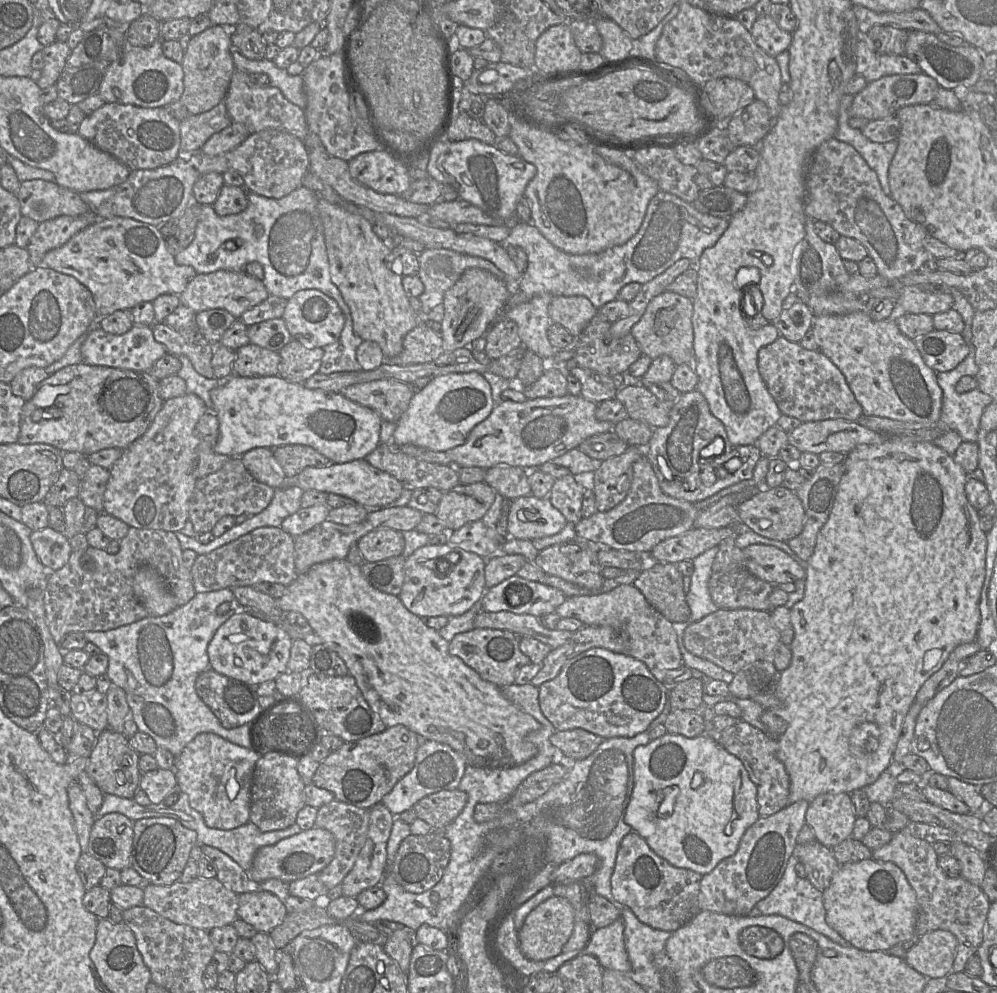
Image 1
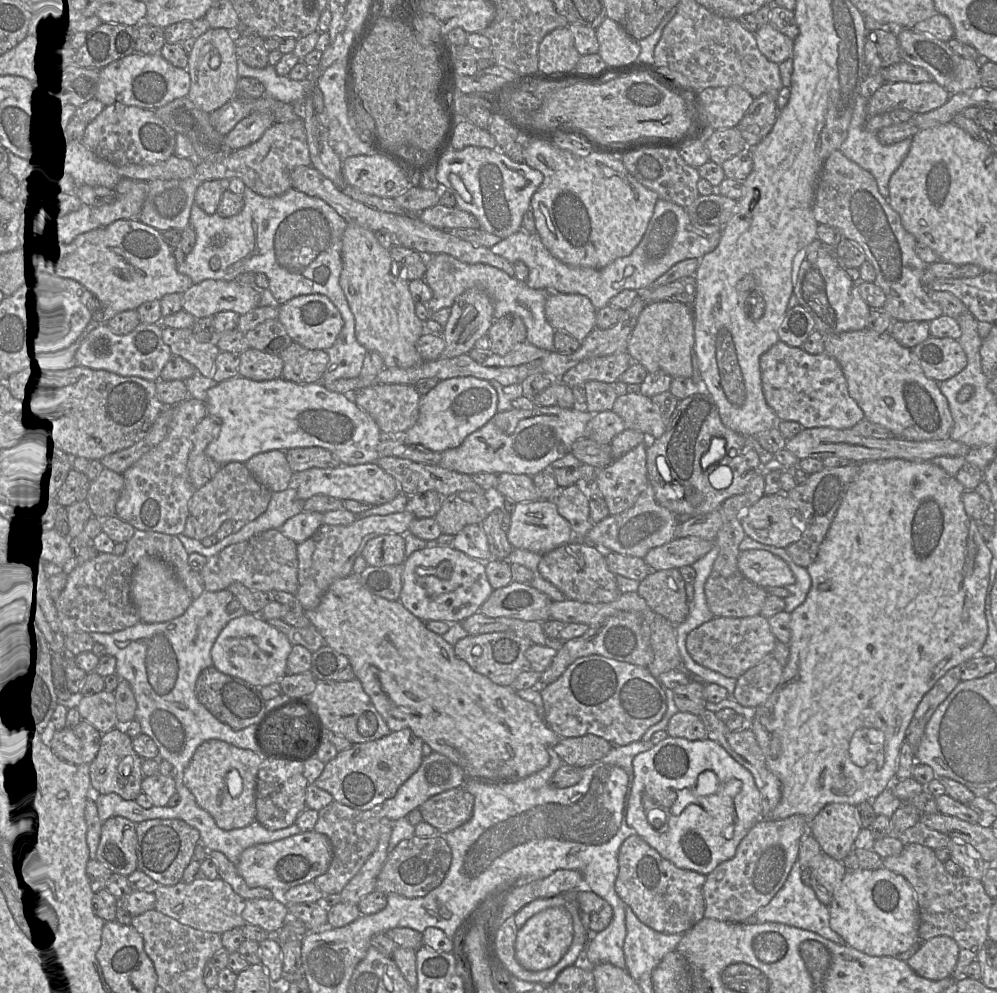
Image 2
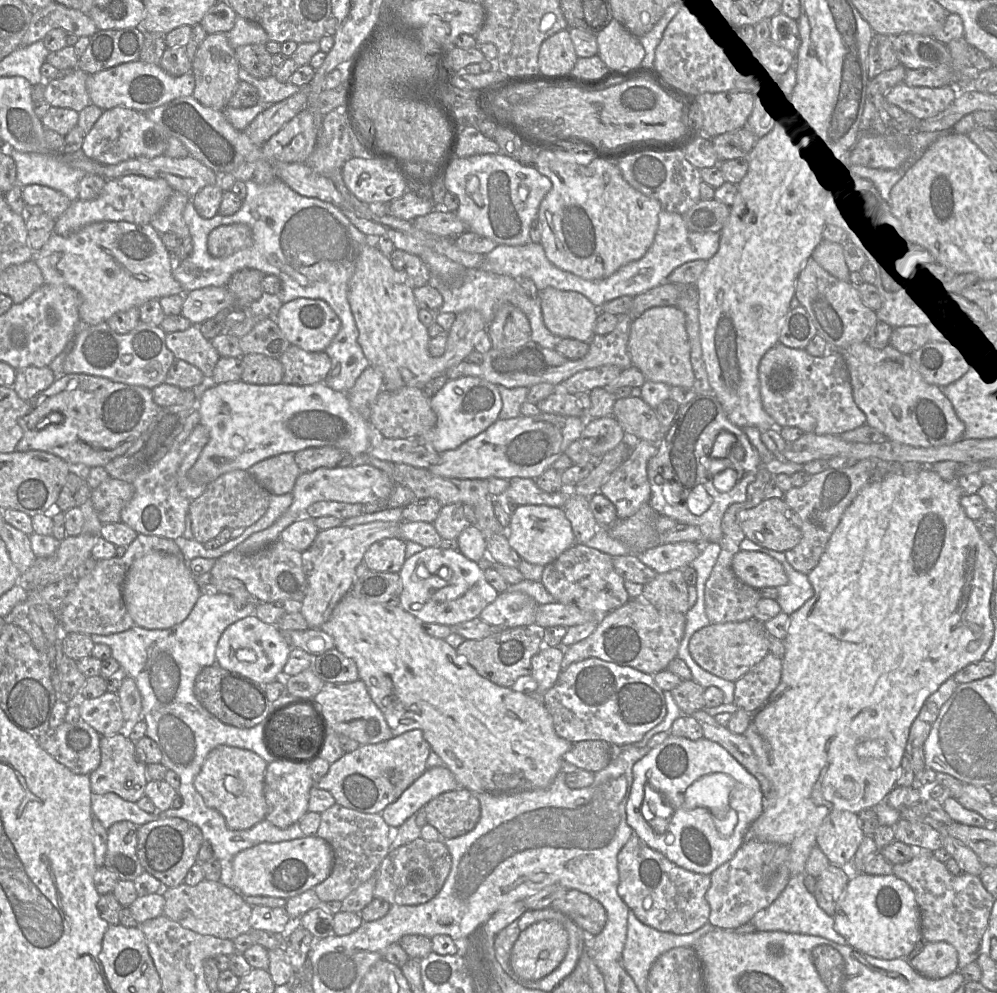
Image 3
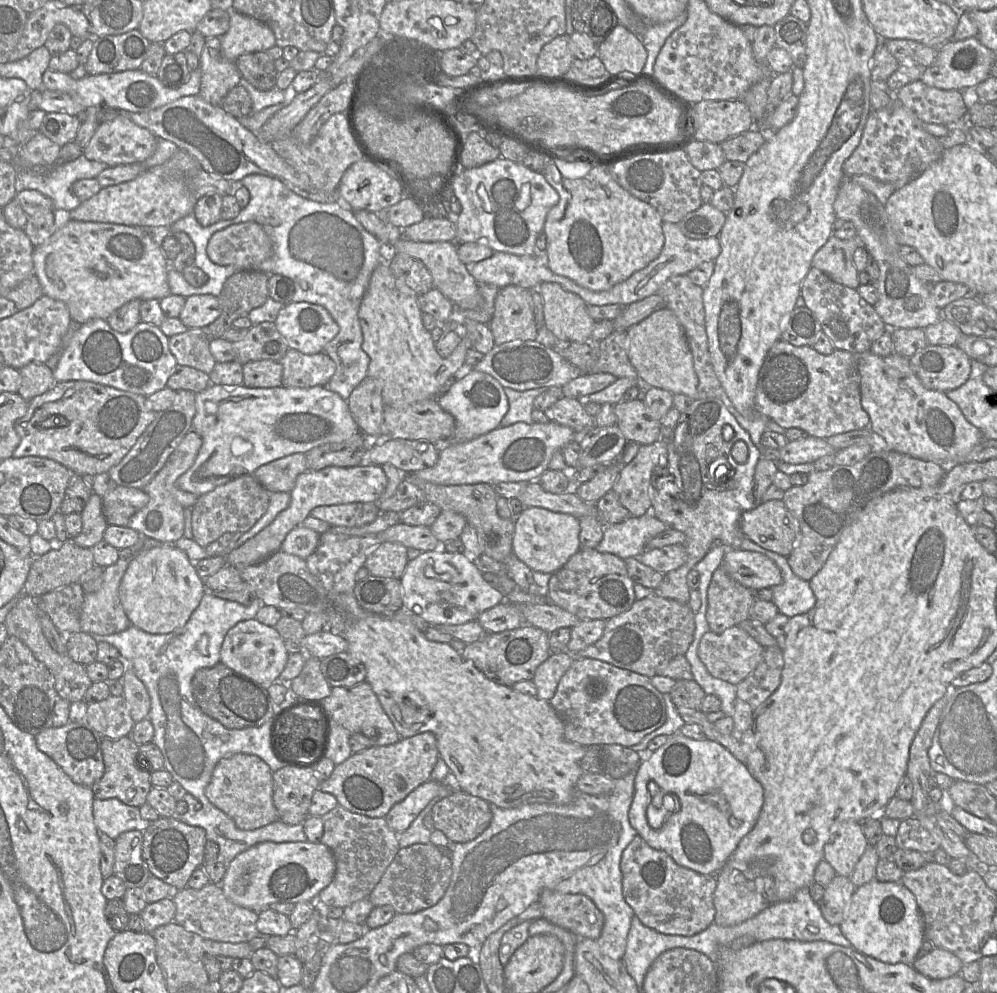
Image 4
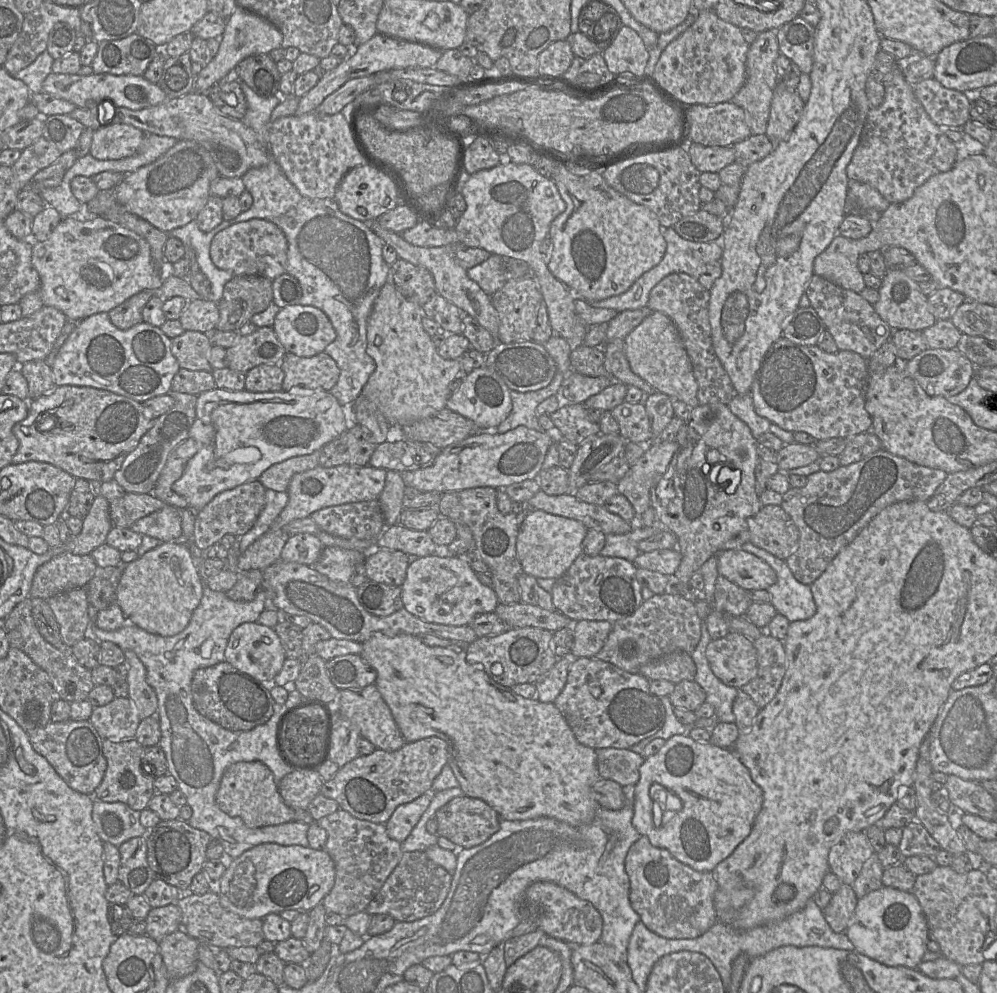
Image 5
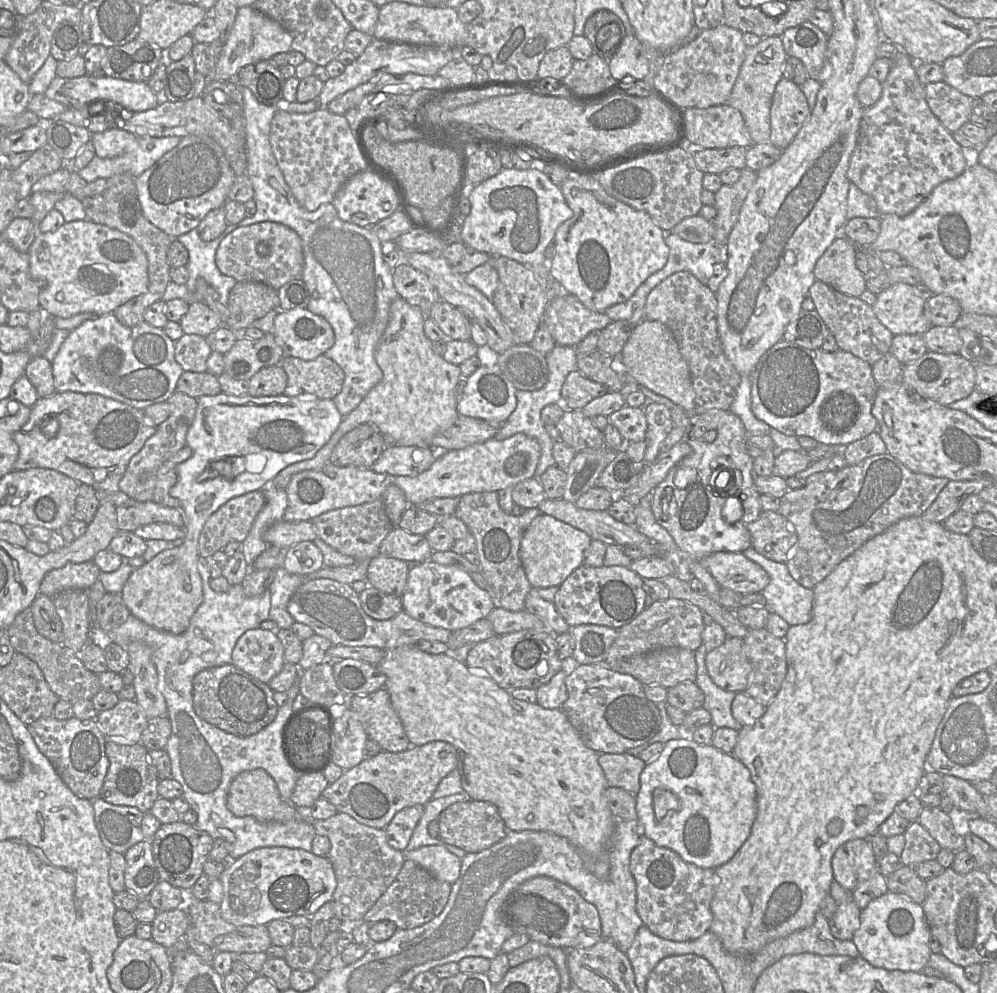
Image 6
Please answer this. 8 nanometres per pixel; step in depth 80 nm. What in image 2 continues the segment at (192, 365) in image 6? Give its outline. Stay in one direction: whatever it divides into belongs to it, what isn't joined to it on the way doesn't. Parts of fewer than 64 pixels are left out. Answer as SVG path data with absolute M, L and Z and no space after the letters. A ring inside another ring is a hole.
M162 328L163 342L169 346L173 355L185 359L205 377L212 378L215 360L220 350L214 341L199 342L191 328Z

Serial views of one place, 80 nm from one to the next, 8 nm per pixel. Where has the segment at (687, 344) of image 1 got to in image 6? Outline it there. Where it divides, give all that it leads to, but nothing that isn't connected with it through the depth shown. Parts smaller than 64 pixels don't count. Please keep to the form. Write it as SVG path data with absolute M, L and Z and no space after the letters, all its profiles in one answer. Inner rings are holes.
M643 320L633 329L630 337L625 343L620 354L624 370L629 377L640 385L652 390L658 395L664 396L681 406L688 414L694 413L695 392L692 384L691 374L685 359L680 353L676 339L671 330L659 321Z

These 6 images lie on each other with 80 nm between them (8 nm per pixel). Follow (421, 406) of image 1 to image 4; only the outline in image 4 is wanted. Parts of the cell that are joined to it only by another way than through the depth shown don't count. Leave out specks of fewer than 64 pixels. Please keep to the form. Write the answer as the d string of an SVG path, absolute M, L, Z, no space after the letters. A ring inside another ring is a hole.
M465 369L460 375L454 375L452 377L458 377L457 381L447 392L440 394L436 398L438 405L450 413L455 419L455 430L448 443L462 443L498 428L501 420L509 410L508 398L504 387L499 381L487 373L472 369Z

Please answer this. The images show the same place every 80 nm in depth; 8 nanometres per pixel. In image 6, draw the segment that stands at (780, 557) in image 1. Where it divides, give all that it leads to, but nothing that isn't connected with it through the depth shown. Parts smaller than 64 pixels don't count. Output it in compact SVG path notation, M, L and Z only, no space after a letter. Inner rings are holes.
M714 552L707 555L702 563L721 588L729 588L740 595L761 592L770 582L768 573L742 552Z

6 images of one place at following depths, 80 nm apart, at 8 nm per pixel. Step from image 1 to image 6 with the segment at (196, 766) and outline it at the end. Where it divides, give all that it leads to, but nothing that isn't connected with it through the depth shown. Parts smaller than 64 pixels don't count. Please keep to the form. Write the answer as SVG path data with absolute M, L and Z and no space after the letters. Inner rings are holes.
M261 768L243 771L232 780L228 789L226 806L236 817L252 816L263 822L303 821L297 807L281 798L274 779Z

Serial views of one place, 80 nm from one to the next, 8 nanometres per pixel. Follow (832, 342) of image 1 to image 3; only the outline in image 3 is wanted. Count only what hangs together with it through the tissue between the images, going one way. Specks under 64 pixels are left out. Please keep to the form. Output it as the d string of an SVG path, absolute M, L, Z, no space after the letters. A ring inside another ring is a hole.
M867 342L855 343L846 347L845 349L831 349L831 350L841 350L841 353L844 356L850 376L853 398L858 408L866 415L866 424L875 428L879 432L883 433L886 439L914 447L928 448L928 447L937 447L942 445L950 445L963 438L965 425L957 417L951 402L944 395L940 387L925 382L920 372L916 368L916 364L912 361L910 355L899 352L890 344L883 349L875 349L870 347Z

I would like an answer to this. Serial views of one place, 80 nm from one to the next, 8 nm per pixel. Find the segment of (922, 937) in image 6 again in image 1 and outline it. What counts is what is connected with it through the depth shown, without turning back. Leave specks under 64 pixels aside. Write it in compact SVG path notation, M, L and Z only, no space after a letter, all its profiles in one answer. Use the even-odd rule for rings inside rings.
M874 859L843 864L833 876L830 885L822 892L826 922L852 946L866 951L886 951L917 936L917 898L902 870L892 862Z

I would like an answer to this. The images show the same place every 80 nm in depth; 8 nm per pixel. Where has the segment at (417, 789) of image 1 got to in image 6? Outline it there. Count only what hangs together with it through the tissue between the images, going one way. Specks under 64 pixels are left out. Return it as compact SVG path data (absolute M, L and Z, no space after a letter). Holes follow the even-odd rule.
M416 805L395 814L385 828L387 842L392 848L402 852L406 850L413 831L424 813L424 807L424 805Z

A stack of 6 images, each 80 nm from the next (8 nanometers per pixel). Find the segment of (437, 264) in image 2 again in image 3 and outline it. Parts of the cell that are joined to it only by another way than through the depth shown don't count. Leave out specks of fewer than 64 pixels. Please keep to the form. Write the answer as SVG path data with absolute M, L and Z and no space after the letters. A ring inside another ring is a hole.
M467 268L460 287L451 287L432 277L431 273L428 284L437 289L443 297L443 304L437 312L449 312L457 315L462 311L474 309L482 315L484 322L488 326L493 321L499 307L504 303L511 303L522 310L529 319L531 326L530 339L532 341L544 348L555 349L557 341L560 339L551 333L544 323L540 297L532 298L527 295L516 279L512 277L487 272L480 268Z

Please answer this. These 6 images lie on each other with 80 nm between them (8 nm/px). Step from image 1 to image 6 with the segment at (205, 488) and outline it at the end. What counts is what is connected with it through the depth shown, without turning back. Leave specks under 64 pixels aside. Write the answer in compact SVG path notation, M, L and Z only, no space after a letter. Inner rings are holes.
M263 490L231 498L205 522L199 536L199 555L210 558L232 541L242 543L265 505Z

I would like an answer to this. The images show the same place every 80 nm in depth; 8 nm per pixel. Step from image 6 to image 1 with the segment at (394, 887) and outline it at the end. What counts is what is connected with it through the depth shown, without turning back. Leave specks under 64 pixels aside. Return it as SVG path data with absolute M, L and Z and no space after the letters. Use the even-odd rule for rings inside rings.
M441 834L407 836L400 844L394 862L388 865L387 873L391 875L406 891L420 894L435 886L442 878L450 860L450 842Z

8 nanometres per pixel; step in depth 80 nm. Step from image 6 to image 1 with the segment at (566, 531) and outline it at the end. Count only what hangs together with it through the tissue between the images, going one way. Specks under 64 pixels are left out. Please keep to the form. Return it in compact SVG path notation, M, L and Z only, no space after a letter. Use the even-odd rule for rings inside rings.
M532 495L512 501L507 522L509 536L525 540L555 535L566 524L565 517L547 497Z

